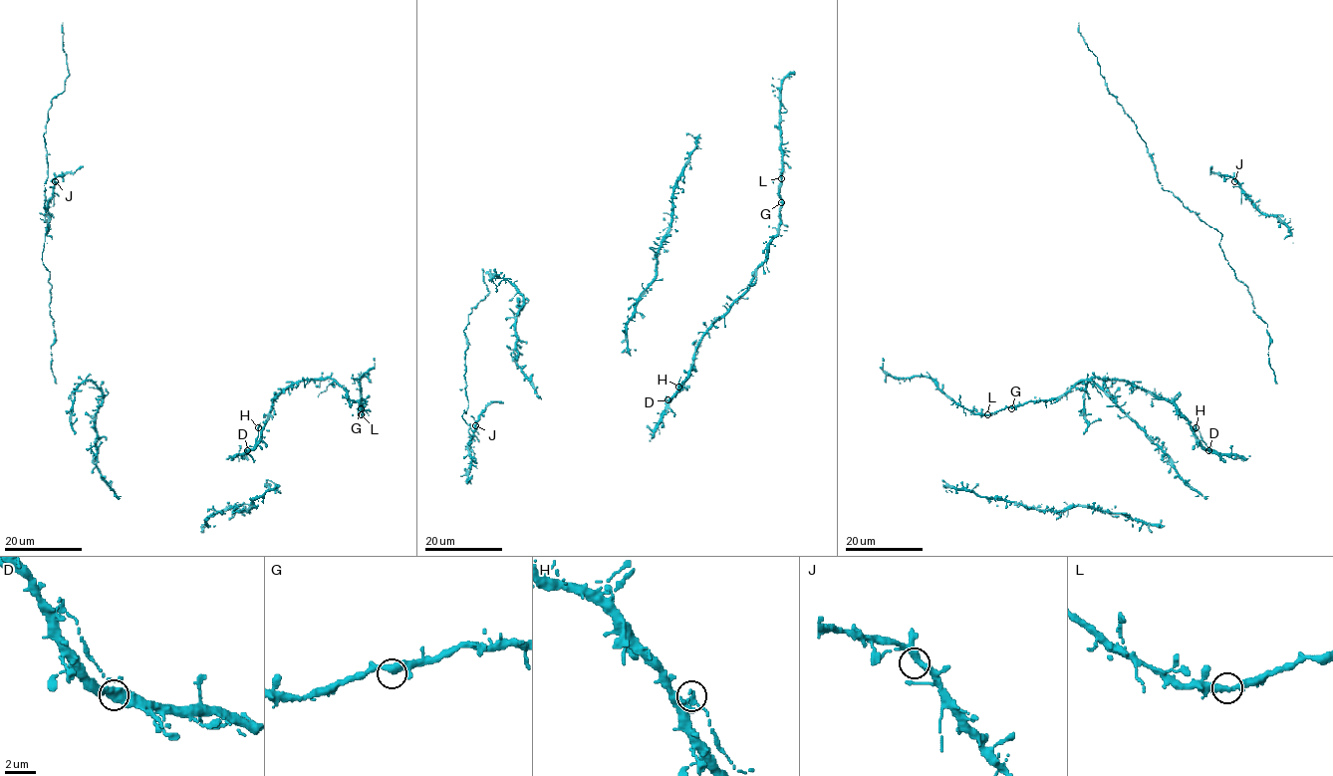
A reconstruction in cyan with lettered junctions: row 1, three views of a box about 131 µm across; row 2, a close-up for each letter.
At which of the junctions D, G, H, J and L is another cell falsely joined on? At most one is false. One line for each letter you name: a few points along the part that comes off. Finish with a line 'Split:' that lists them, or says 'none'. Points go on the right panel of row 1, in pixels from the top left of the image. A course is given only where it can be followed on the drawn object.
Split: none

